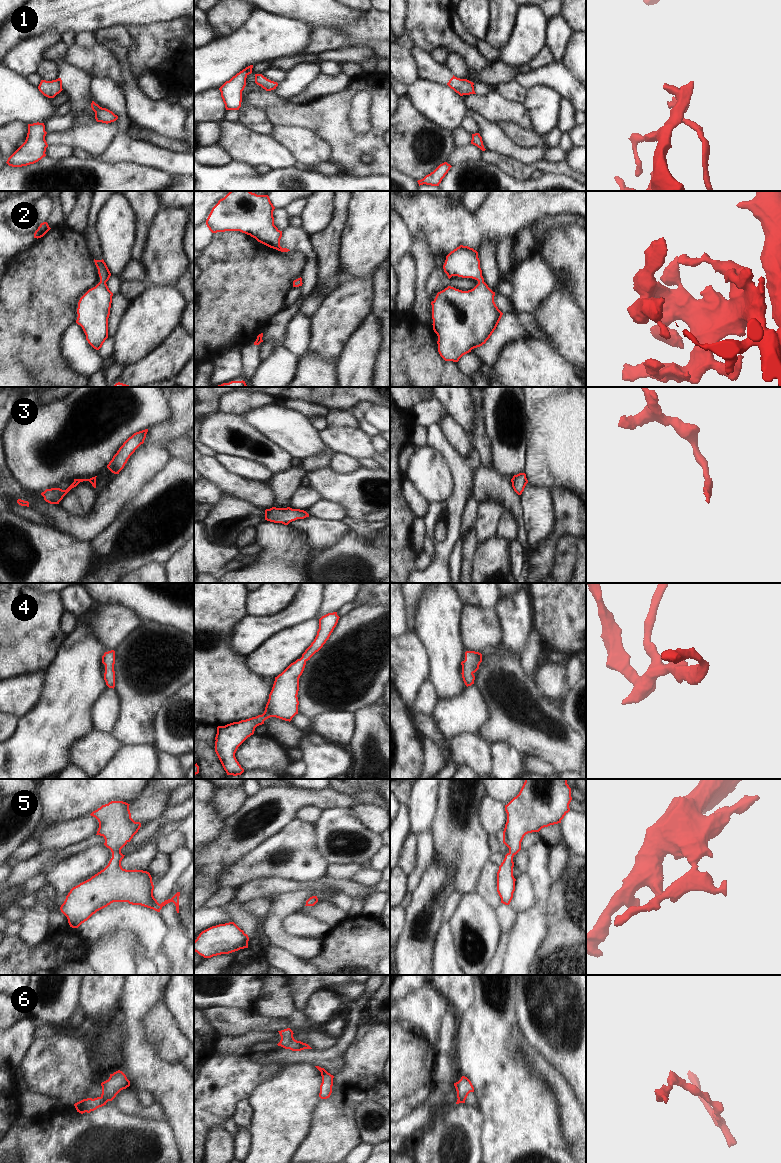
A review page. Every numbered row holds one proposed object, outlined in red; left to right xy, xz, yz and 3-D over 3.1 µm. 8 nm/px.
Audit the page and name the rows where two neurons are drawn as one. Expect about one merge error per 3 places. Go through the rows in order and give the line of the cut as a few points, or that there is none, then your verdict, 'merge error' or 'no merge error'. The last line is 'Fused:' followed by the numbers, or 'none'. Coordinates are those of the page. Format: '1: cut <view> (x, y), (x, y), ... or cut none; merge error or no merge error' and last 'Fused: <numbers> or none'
1: cut none; no merge error
2: cut none; no merge error
3: cut none; no merge error
4: cut none; no merge error
5: cut none; no merge error
6: cut none; no merge error
Fused: none

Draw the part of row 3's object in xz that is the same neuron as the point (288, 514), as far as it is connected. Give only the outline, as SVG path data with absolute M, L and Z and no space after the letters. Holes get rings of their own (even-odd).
M272 507L265 510L265 520L274 523L282 523L284 525L288 525L292 521L297 519L304 519L306 517L309 517L309 514L306 511L300 509L292 509L290 507Z

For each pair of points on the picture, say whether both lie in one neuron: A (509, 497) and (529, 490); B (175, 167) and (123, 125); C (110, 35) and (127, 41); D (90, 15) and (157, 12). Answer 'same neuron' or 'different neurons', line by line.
A: different neurons
B: same neuron
C: same neuron
D: same neuron

